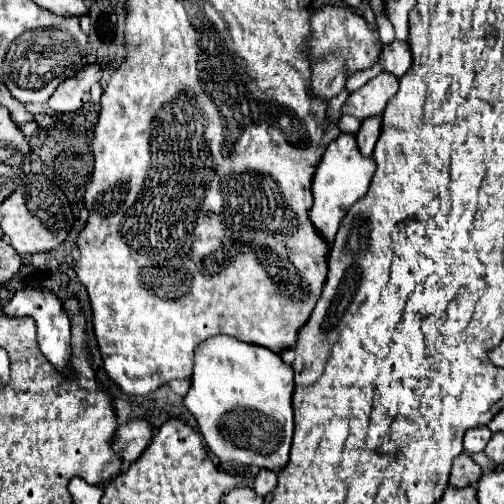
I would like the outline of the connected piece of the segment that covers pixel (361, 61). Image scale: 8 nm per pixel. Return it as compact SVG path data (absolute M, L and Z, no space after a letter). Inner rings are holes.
M333 6L317 8L311 12L311 38L309 38L307 46L311 50L313 60L319 60L321 56L325 56L331 50L339 50L349 76L357 70L365 70L365 68L373 66L379 60L379 50L381 50L379 34L367 26L367 22L363 20L363 16L357 10L333 8Z

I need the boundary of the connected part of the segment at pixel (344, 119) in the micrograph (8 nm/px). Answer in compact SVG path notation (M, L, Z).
M341 116L339 118L339 130L341 132L351 132L351 134L355 134L357 130L359 130L359 120L355 118L355 116Z

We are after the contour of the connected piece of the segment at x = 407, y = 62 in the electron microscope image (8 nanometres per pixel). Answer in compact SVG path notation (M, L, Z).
M393 42L383 46L383 68L401 78L411 68L411 48L407 42Z

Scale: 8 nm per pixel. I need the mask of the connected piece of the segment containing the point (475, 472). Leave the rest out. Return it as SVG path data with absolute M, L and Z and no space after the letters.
M463 452L461 456L457 456L453 460L453 470L451 470L449 484L453 484L453 486L469 486L469 484L475 486L479 482L481 474L483 474L481 466L475 464L469 454Z

